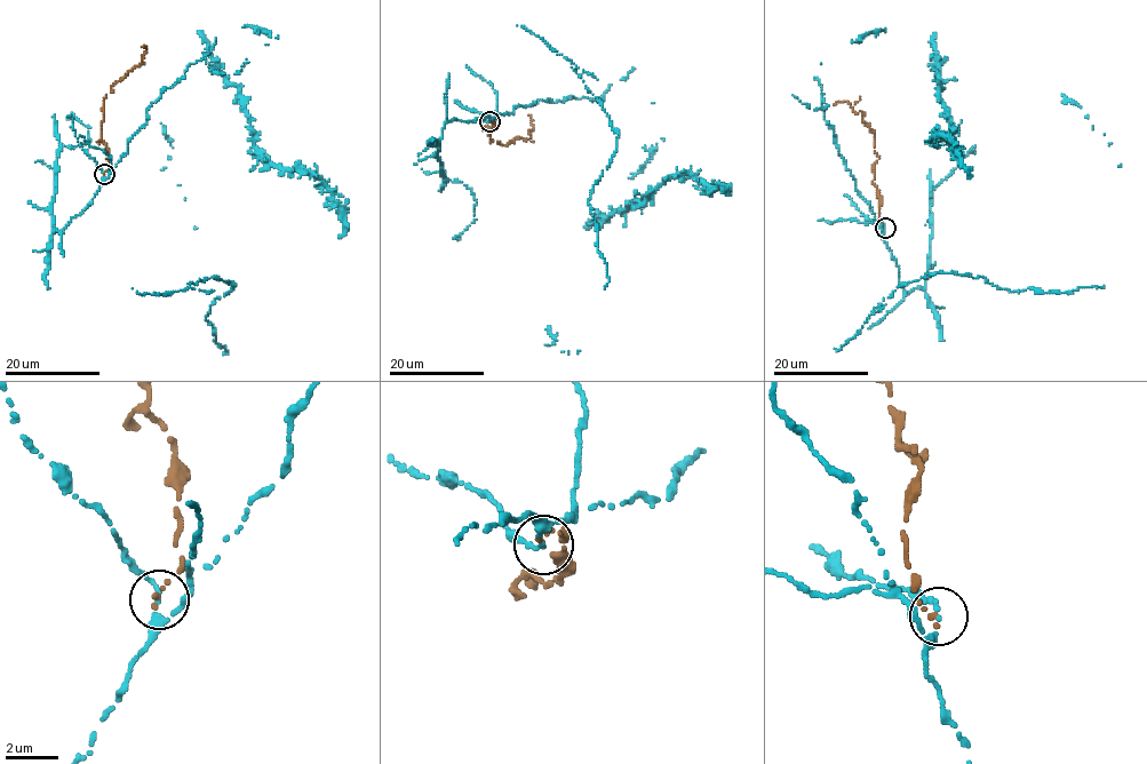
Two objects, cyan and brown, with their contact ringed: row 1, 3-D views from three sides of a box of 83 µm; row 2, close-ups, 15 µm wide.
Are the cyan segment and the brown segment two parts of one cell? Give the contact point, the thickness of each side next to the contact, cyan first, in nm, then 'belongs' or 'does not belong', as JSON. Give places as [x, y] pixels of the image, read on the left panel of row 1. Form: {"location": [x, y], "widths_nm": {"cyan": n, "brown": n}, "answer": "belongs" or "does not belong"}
{"location": [104, 174], "widths_nm": {"cyan": 150, "brown": 200}, "answer": "does not belong"}

